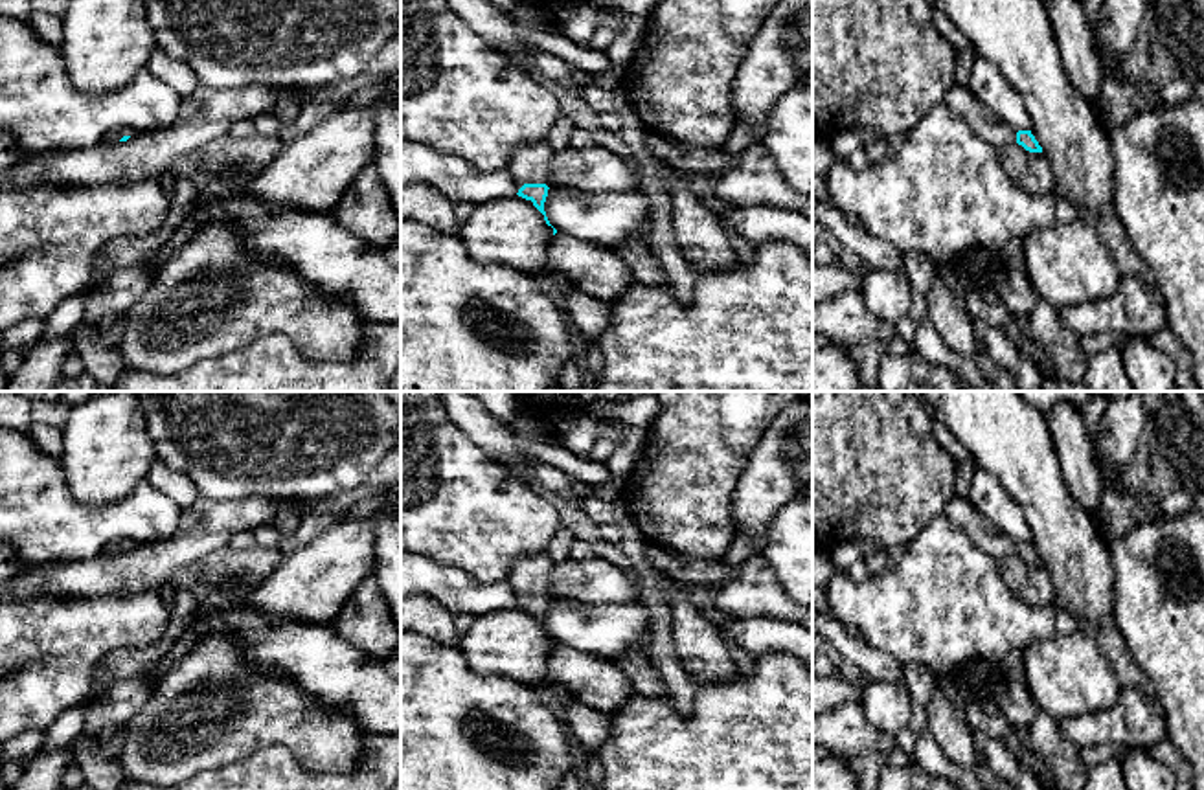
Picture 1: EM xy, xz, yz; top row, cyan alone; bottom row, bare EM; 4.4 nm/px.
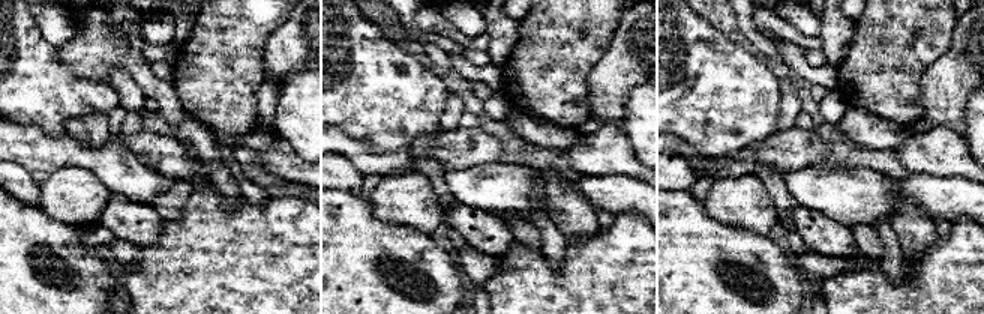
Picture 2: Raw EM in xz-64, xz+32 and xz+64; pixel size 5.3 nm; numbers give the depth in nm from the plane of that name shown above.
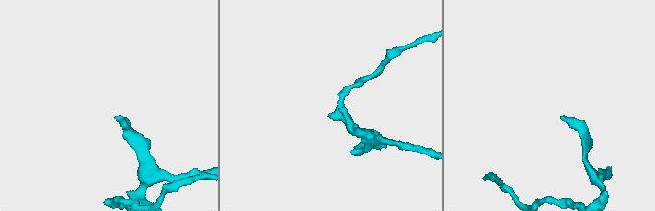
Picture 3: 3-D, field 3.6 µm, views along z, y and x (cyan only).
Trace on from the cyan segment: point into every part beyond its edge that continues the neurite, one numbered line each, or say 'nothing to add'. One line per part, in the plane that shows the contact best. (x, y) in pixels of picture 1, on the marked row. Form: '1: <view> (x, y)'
1: xz (530, 164)

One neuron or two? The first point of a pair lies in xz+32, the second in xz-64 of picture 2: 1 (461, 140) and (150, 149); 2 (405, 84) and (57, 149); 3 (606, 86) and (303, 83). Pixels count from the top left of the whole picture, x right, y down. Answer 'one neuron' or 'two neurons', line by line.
1: one neuron
2: two neurons
3: two neurons

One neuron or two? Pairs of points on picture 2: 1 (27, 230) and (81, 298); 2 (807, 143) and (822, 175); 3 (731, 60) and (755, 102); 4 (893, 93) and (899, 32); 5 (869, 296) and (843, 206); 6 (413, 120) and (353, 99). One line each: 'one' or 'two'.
1: one
2: two
3: one
4: one
5: two
6: one

